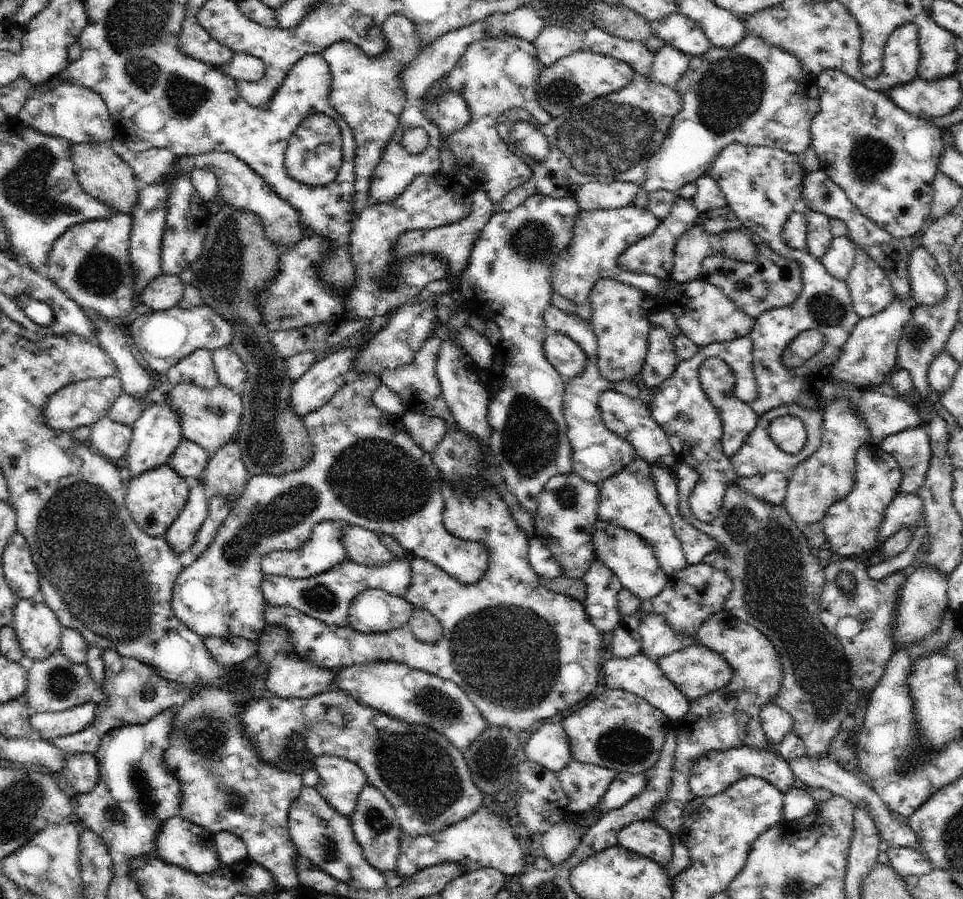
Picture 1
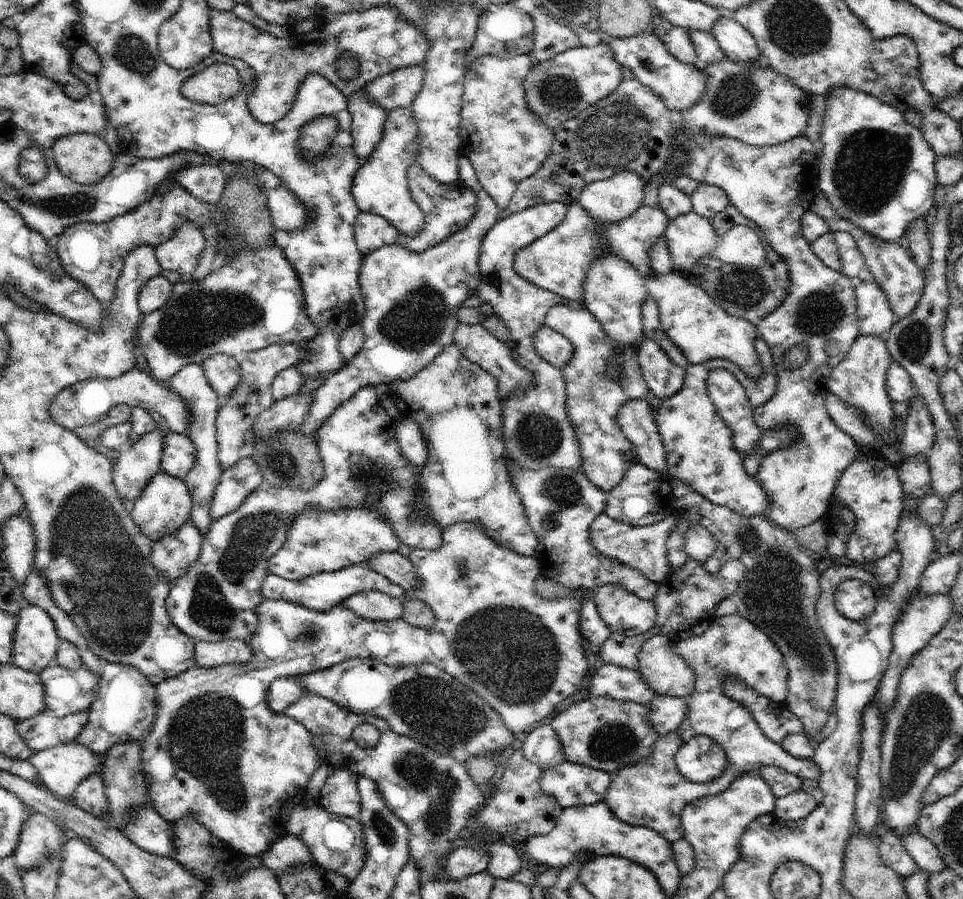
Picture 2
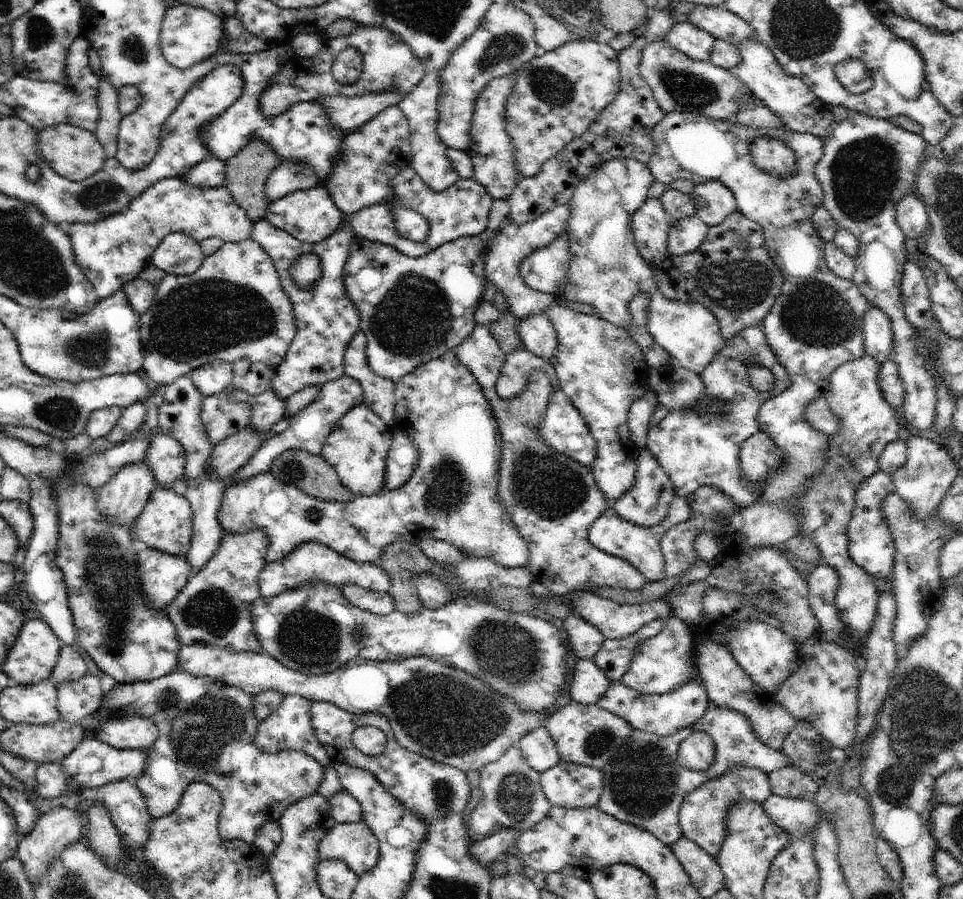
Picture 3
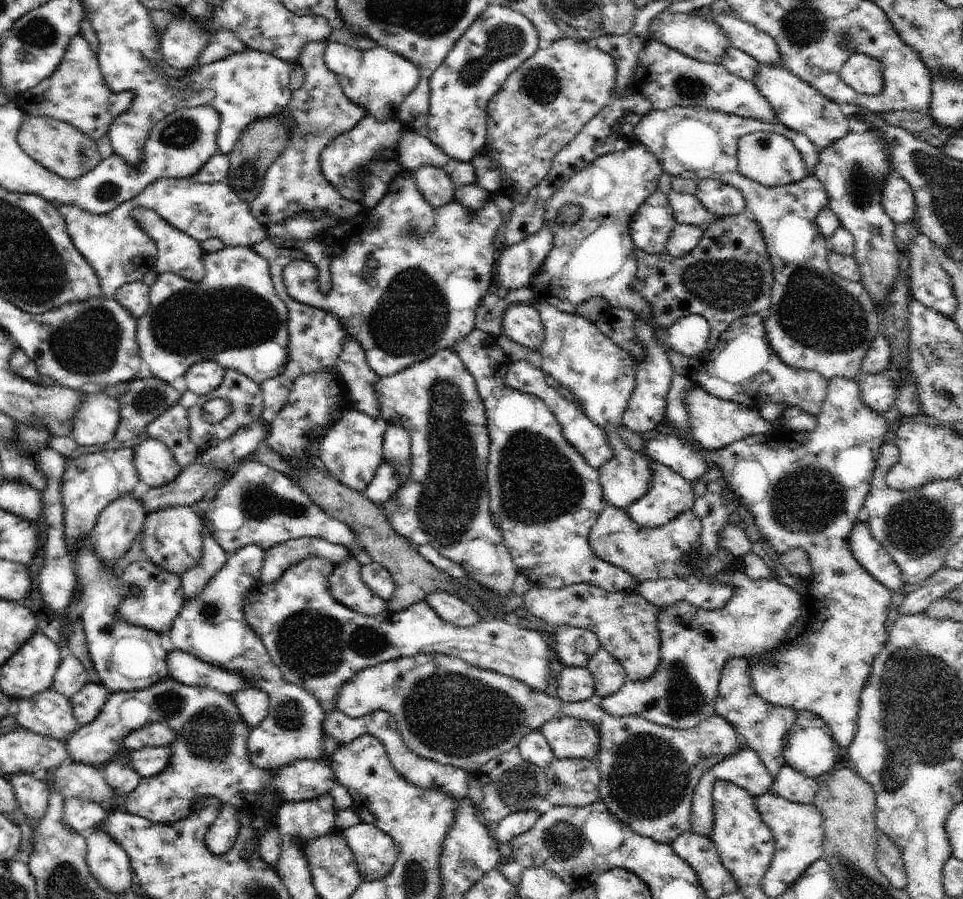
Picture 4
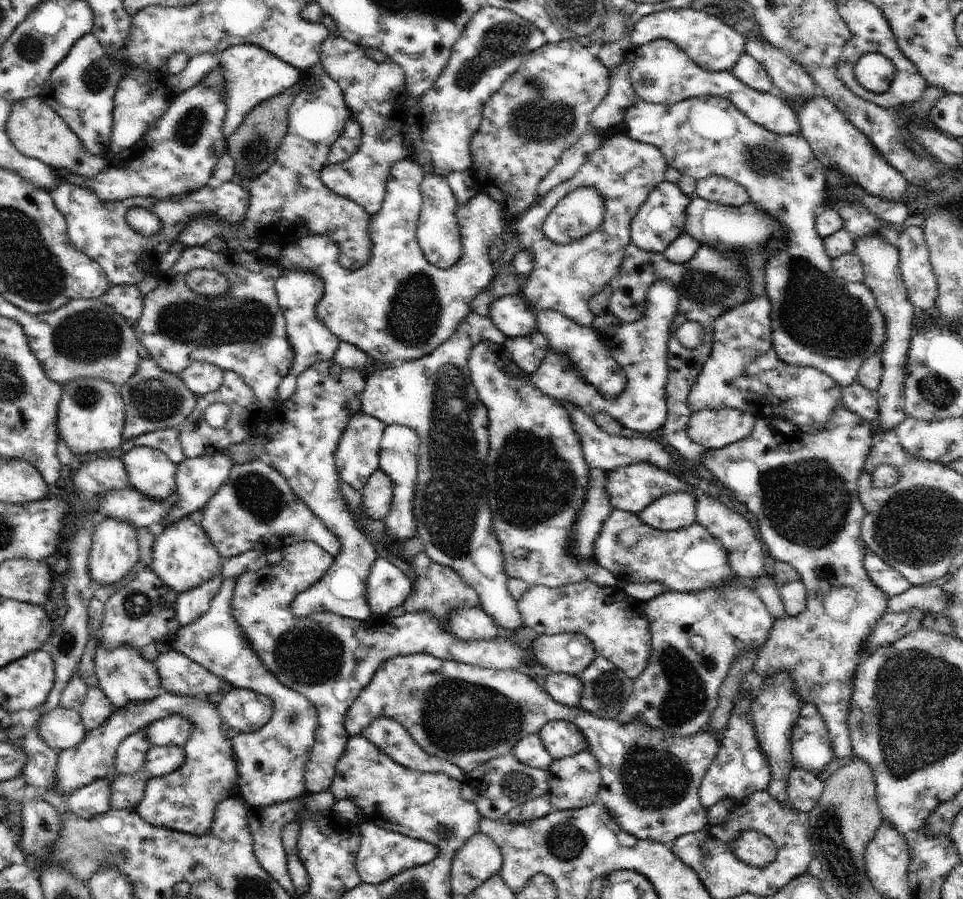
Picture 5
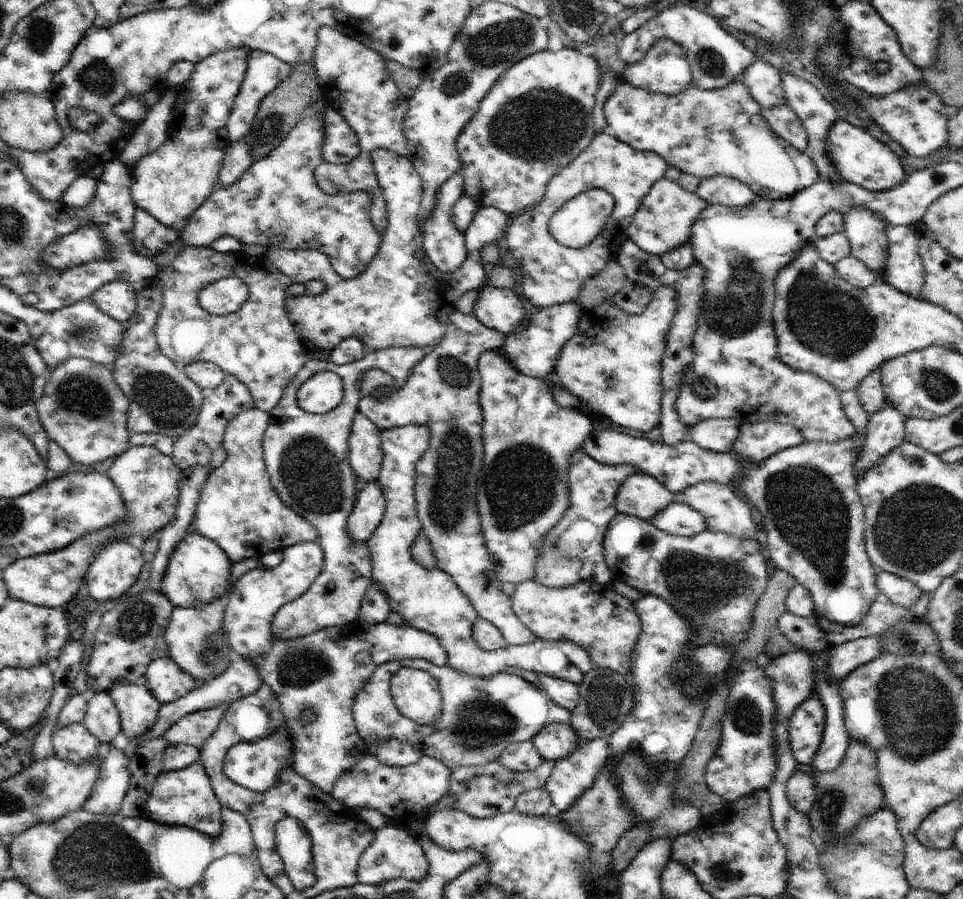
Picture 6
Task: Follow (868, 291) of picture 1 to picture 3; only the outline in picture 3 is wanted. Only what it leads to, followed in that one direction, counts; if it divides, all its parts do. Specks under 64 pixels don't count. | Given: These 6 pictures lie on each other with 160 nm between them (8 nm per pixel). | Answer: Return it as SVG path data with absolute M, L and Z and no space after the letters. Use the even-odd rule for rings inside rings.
M872 305L864 315L862 334L865 354L875 358L879 365L886 362L891 355L894 338L892 323L888 315Z

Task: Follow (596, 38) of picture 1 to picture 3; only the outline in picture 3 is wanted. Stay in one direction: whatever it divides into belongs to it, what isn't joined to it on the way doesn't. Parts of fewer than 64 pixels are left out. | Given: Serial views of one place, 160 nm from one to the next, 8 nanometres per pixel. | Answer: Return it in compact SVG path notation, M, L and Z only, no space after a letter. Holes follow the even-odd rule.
M661 40L648 43L641 52L638 76L652 89L656 102L665 113L700 113L713 119L735 117L745 103L753 100L753 92L729 70L708 61L695 61Z

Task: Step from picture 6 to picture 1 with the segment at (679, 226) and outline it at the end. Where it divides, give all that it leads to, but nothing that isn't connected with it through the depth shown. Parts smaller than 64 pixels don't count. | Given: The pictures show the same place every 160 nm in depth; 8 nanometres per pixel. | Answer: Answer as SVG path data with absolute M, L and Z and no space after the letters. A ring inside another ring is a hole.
M632 205L615 210L580 211L570 250L560 256L558 264L552 268L552 288L556 293L574 302L577 306L576 314L589 323L592 320L592 302L590 302L592 286L596 286L596 282L602 278L612 278L612 280L628 284L632 288L638 288L644 294L652 294L658 298L662 290L664 292L668 290L668 286L664 286L662 280L646 274L632 274L618 266L620 254L624 250L628 250L628 246L650 236L658 224L660 224L660 220L654 214Z

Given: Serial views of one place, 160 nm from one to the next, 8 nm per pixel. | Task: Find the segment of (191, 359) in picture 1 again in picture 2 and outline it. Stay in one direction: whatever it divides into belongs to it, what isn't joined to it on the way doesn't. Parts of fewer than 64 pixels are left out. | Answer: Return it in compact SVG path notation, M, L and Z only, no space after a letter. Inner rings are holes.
M188 364L183 368L180 368L169 381L169 388L174 390L178 396L182 396L184 404L188 406L190 410L190 426L186 430L185 436L188 436L194 446L196 446L196 464L188 476L186 476L185 484L192 498L191 516L194 526L200 530L200 534L204 537L210 526L213 524L212 518L210 518L210 506L212 506L212 496L214 496L214 490L216 486L220 484L220 476L223 474L222 468L220 468L220 462L218 462L217 456L217 443L216 443L216 416L218 416L218 394L214 392L214 388L210 387L206 376L204 376L203 364Z

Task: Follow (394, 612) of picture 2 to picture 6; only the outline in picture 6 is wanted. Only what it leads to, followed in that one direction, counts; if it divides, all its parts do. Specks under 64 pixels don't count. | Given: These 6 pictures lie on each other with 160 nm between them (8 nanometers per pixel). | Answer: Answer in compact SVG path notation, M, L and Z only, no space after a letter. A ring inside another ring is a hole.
M390 347L367 352L361 360L336 365L328 360L310 359L284 390L276 408L268 414L270 424L263 437L263 458L271 484L278 498L288 504L318 530L317 542L324 550L325 566L316 581L293 602L278 609L272 620L272 634L282 640L310 636L322 628L347 626L358 618L368 586L372 584L372 556L367 542L352 542L348 536L348 518L356 501L356 474L350 468L348 438L362 396L360 378L364 372L378 368L395 379L394 388L406 384L410 370L430 352L429 347ZM331 371L343 380L343 398L337 408L327 414L311 414L300 409L297 393L314 374Z

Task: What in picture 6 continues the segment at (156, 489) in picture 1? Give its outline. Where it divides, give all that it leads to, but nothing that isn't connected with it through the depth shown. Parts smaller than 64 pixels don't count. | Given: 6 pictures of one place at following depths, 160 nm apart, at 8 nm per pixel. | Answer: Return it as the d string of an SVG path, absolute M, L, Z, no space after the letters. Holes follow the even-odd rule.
M189 531L182 542L176 546L172 552L166 572L162 576L162 593L168 596L173 607L198 608L214 602L216 598L222 599L224 594L233 588L230 584L230 574L232 574L232 562L226 556L224 550L208 538L199 533Z

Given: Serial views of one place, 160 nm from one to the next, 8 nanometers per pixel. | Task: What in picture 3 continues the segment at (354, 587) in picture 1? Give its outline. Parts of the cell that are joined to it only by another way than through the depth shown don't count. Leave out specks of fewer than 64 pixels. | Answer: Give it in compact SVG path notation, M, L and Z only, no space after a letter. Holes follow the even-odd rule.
M305 542L292 549L284 558L266 563L259 574L260 597L275 597L284 590L300 585L306 581L317 581L320 579L329 585L337 586L339 589L345 584L357 584L365 589L382 591L388 593L391 578L388 573L376 563L359 563L350 560L346 555L322 544L321 542Z

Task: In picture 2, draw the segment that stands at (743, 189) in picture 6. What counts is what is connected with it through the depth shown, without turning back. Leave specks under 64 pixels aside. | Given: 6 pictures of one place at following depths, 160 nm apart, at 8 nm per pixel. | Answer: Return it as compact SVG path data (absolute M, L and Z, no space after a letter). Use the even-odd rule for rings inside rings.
M700 183L691 195L692 211L712 221L712 218L725 210L731 203L722 188Z

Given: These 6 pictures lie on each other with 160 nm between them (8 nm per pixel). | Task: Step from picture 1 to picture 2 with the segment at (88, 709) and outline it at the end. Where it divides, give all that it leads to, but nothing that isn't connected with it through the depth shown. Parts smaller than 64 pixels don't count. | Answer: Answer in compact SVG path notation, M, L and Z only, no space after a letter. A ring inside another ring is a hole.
M45 710L37 716L20 721L16 730L30 750L39 752L60 744L75 743L76 736L82 732L88 720L88 711L59 718L52 715L50 710Z

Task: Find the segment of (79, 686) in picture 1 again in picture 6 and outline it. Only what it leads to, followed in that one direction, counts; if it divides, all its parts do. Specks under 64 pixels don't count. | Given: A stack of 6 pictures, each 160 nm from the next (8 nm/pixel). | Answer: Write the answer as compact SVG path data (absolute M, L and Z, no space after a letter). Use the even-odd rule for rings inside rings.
M107 693L88 694L83 726L101 743L109 745L122 731L119 712Z

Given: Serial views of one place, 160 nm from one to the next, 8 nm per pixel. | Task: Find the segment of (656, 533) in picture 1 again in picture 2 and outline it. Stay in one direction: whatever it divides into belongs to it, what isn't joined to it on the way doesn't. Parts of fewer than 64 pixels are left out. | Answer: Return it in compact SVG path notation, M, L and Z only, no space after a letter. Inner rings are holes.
M641 463L634 464L624 474L622 482L607 493L608 502L606 502L604 513L609 518L632 527L652 526L662 522L666 516L670 516L676 510L670 484L672 481L667 473L656 472Z

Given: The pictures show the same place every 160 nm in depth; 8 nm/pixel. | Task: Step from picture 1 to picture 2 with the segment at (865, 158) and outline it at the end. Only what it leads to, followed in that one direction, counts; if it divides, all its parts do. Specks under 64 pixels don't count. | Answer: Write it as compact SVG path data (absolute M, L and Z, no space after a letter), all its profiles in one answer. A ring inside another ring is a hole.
M844 86L844 88L834 88L825 99L826 110L821 125L822 131L820 132L820 140L824 144L824 148L822 148L822 156L820 156L819 165L816 166L818 170L818 175L816 177L818 191L824 194L824 197L832 204L832 209L834 209L834 212L836 212L838 216L846 219L851 224L856 224L856 226L862 228L866 234L870 234L870 236L874 236L874 238L880 238L880 240L884 240L884 242L900 241L902 236L907 232L910 222L914 222L914 220L918 218L927 216L930 208L936 205L935 189L937 186L937 177L935 174L935 164L937 155L934 153L932 146L926 142L922 130L908 124L900 110L896 110L894 106L882 102L880 98Z

